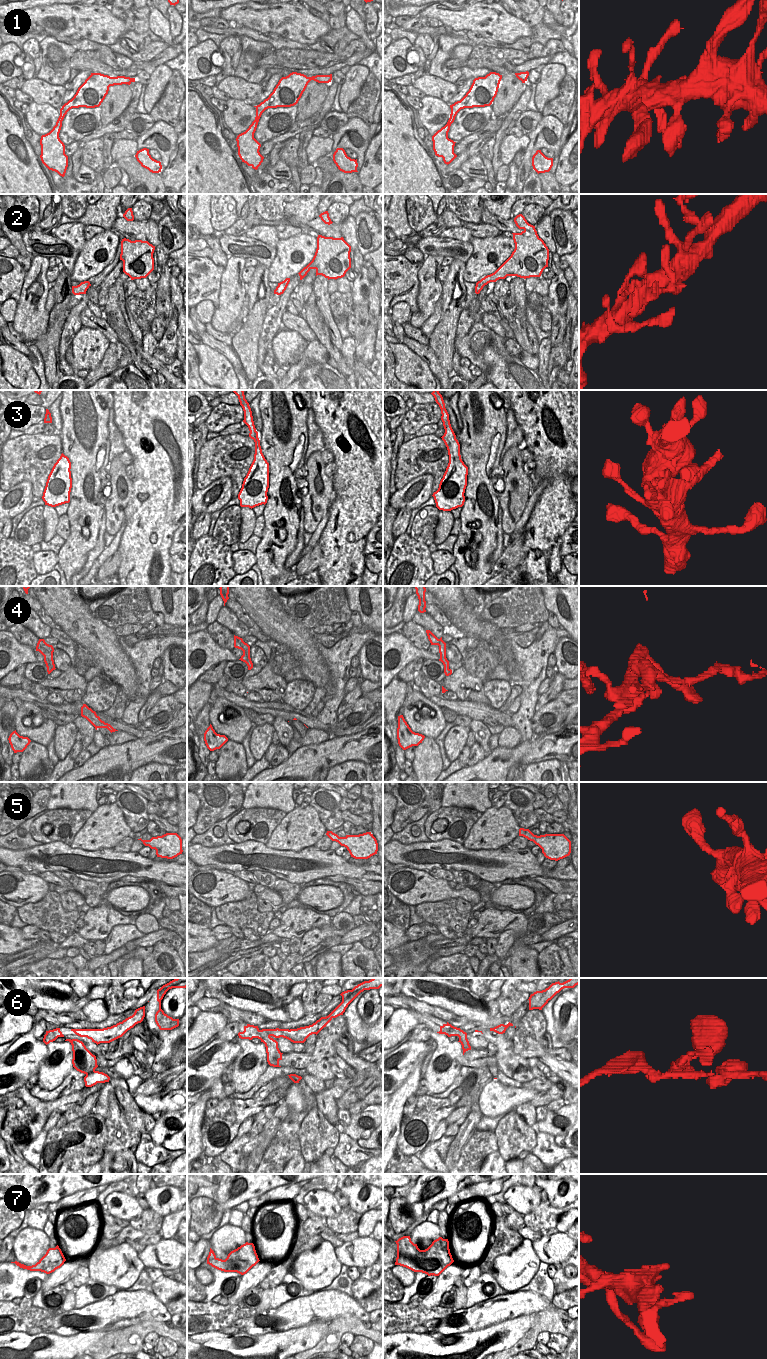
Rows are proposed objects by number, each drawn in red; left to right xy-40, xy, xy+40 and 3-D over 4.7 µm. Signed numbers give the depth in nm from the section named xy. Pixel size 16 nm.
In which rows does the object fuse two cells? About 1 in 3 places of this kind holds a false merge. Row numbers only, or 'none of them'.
2, 4, 6, 7

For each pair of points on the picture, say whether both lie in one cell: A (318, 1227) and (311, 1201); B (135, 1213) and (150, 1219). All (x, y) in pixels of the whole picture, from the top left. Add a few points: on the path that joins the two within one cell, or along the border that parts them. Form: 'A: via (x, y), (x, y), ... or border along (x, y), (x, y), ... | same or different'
A: border along (310, 1211), (325, 1218) | different
B: border along (144, 1210), (138, 1219), (129, 1222) | different

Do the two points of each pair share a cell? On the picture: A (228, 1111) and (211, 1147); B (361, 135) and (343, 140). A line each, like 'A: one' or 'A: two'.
A: one
B: one

